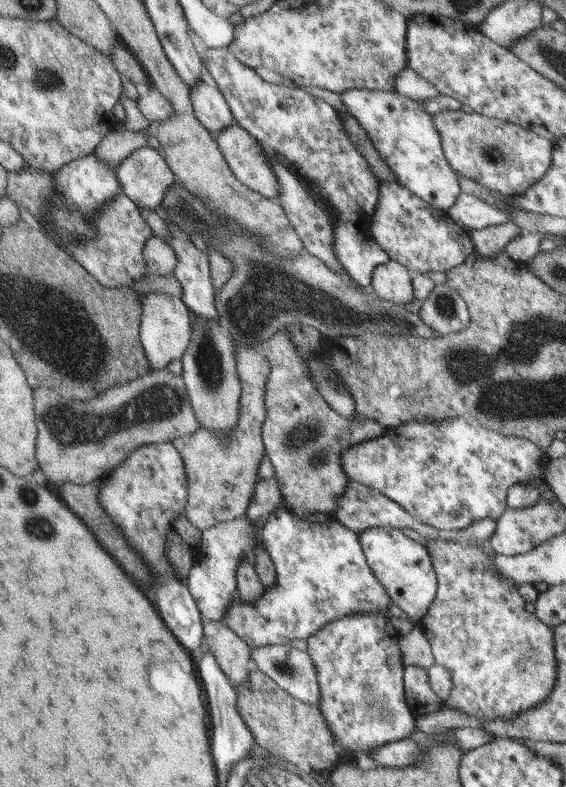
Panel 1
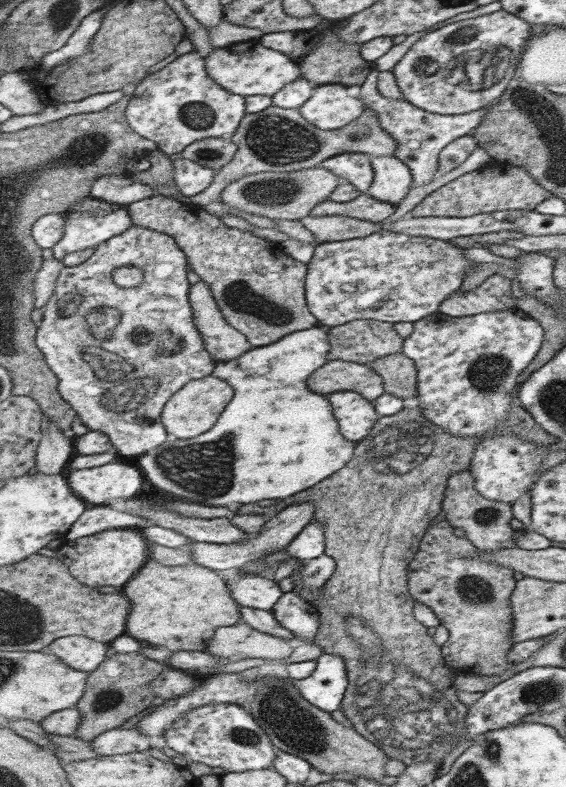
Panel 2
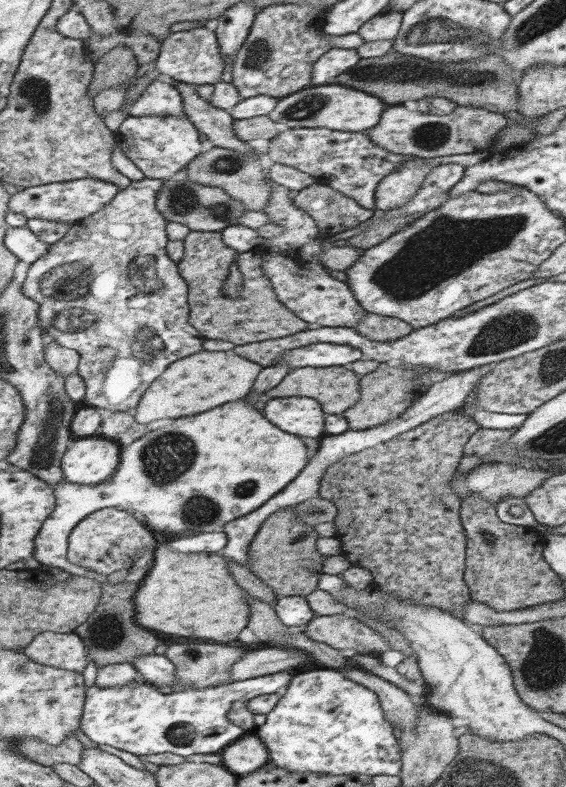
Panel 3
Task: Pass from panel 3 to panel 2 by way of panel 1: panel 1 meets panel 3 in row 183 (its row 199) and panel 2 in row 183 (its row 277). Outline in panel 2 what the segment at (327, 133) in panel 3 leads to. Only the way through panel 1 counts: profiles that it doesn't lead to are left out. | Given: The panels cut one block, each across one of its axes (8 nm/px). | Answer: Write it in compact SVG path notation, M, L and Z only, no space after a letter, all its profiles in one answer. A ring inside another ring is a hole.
M339 154L322 162L321 166L335 172L341 178L347 178L351 186L363 193L373 184L373 166L367 154Z

